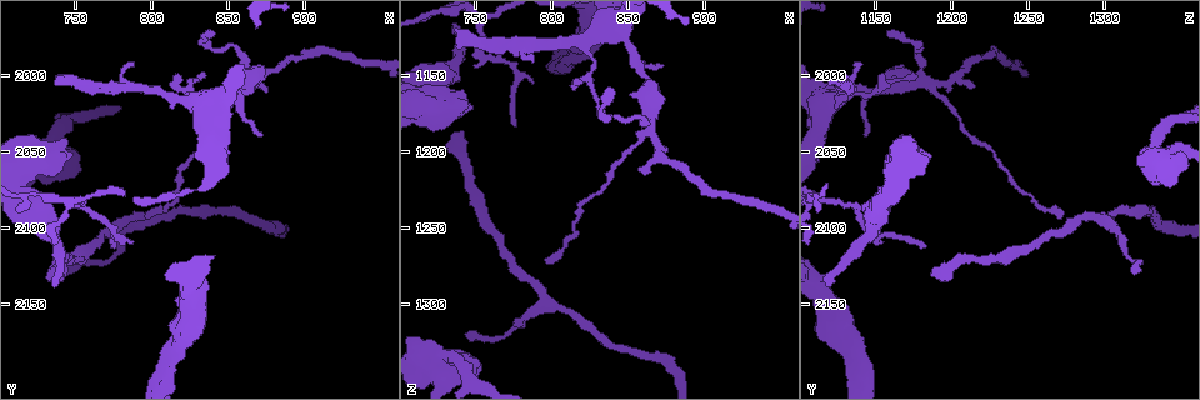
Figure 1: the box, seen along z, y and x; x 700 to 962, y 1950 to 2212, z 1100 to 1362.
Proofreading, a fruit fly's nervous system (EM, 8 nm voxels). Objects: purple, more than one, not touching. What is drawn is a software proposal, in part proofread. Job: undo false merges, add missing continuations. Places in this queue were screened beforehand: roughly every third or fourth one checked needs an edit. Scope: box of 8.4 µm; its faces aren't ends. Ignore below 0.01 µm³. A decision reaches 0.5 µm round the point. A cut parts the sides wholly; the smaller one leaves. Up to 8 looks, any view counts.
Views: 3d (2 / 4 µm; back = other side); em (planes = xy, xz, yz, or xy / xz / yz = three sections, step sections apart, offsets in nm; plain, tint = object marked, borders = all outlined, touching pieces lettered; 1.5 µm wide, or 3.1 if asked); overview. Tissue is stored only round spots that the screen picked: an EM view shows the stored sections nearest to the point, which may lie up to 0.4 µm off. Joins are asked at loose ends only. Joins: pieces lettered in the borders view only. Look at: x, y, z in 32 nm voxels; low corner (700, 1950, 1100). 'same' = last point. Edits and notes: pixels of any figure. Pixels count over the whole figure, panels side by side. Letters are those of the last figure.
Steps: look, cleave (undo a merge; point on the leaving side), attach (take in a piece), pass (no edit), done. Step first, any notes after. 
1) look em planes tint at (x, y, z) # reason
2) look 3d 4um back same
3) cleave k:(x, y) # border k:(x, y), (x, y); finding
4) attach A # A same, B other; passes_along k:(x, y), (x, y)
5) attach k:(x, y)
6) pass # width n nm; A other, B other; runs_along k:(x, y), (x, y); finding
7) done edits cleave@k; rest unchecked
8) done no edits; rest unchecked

look em planes borders at (786, 1992, 1136) # free end

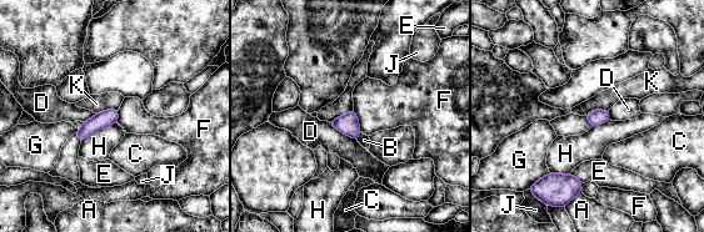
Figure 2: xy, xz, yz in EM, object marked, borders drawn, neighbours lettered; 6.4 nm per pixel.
pass # A other, B other, C other, D other, E other, F other, G other, H other, J other, K other; none of them fits

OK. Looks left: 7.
look em planes tint at (832, 1998, 1178) # tapers out

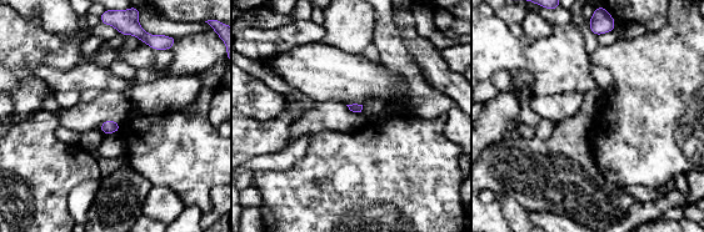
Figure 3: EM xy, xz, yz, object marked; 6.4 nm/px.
look em planes borders same # what lies round it

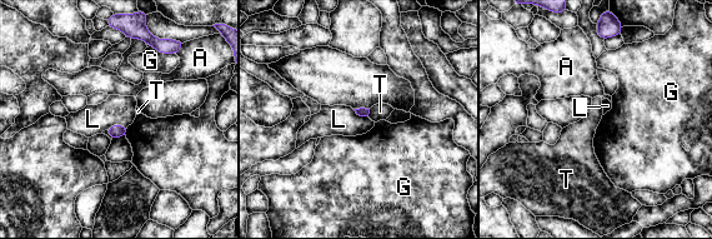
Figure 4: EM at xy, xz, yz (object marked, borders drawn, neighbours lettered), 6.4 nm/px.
pass # A other, G other, L other, T other; border 4:(126, 127), (113, 124), (106, 129); no lettered piece goes on from it

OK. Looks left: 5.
look em planes plain at (746, 2042, 1168) # an open end

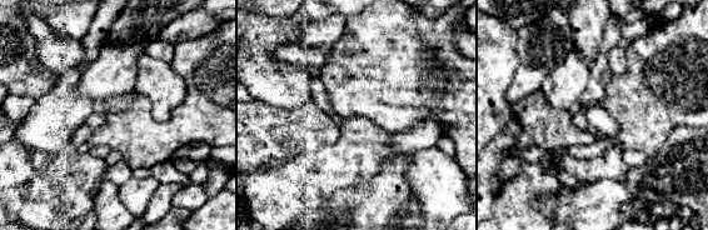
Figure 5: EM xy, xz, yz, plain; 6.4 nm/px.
look em planes borders same

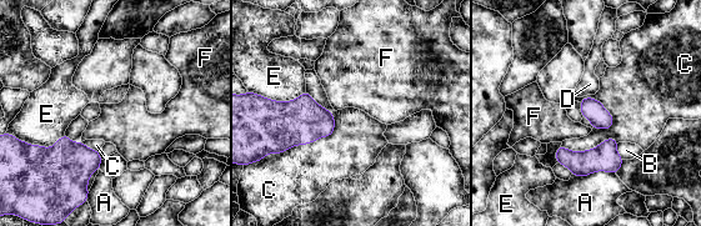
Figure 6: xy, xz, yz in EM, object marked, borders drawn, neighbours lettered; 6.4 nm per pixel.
pass # A other, B other, C other, D other, E other, F other; border 6:(333, 111), (330, 135), (280, 154); none of them fits

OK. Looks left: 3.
done no edits; rest unchecked

